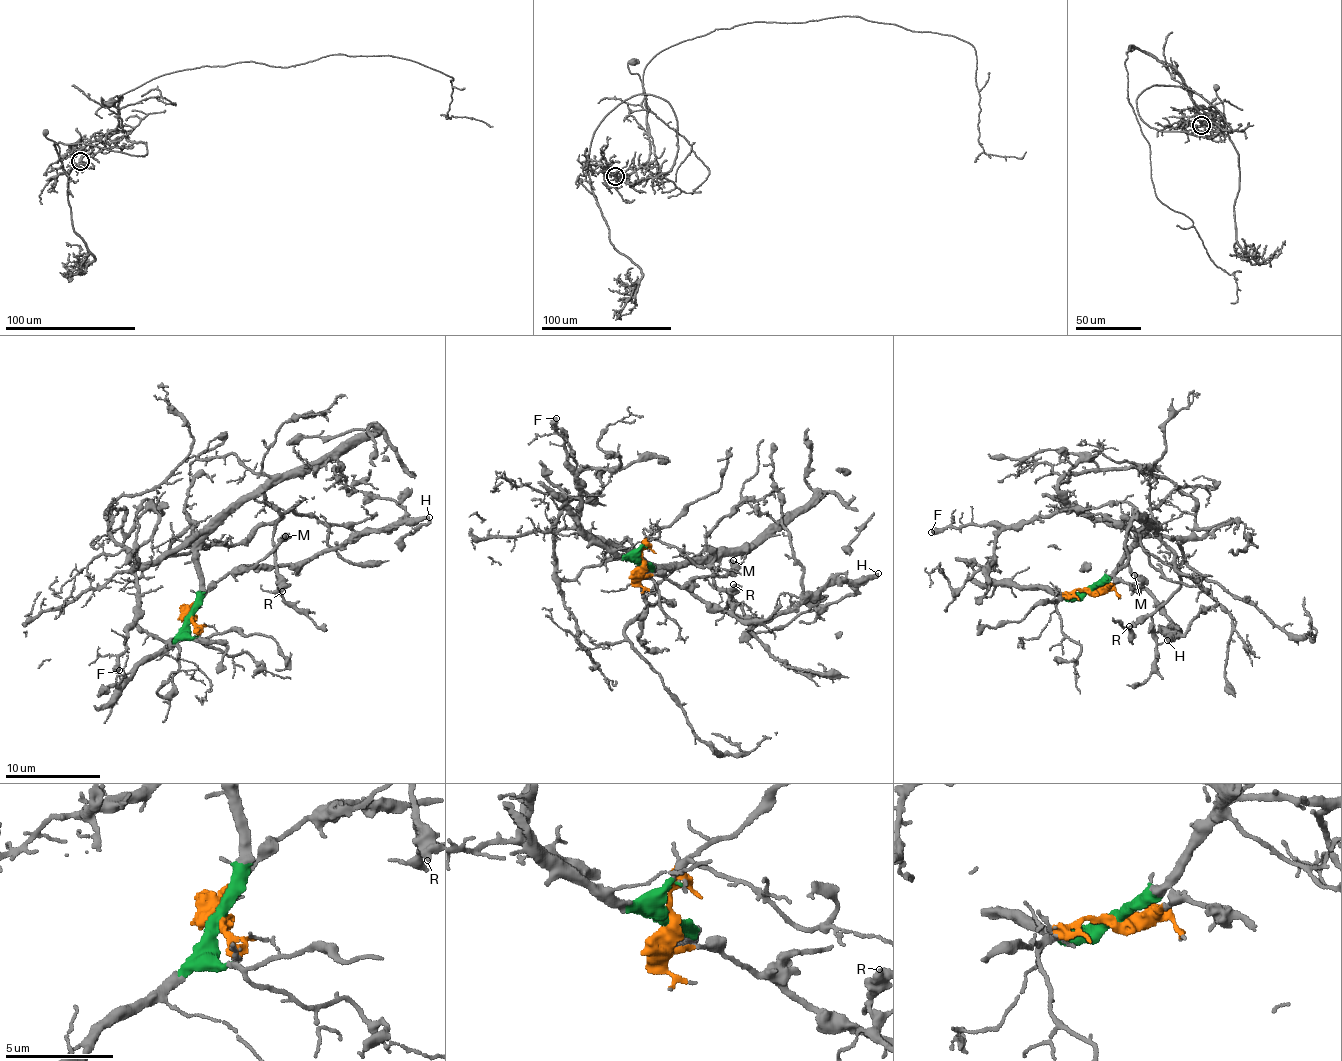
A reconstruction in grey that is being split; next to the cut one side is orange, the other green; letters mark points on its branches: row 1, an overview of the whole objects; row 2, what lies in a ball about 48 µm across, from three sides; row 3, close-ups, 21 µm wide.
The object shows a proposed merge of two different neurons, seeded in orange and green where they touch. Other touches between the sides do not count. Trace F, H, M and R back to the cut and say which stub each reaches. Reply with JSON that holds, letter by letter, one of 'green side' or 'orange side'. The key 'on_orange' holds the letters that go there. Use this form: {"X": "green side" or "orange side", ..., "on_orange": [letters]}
{"F": "green side", "H": "orange side", "M": "orange side", "R": "green side", "on_orange": ["H", "M"]}

